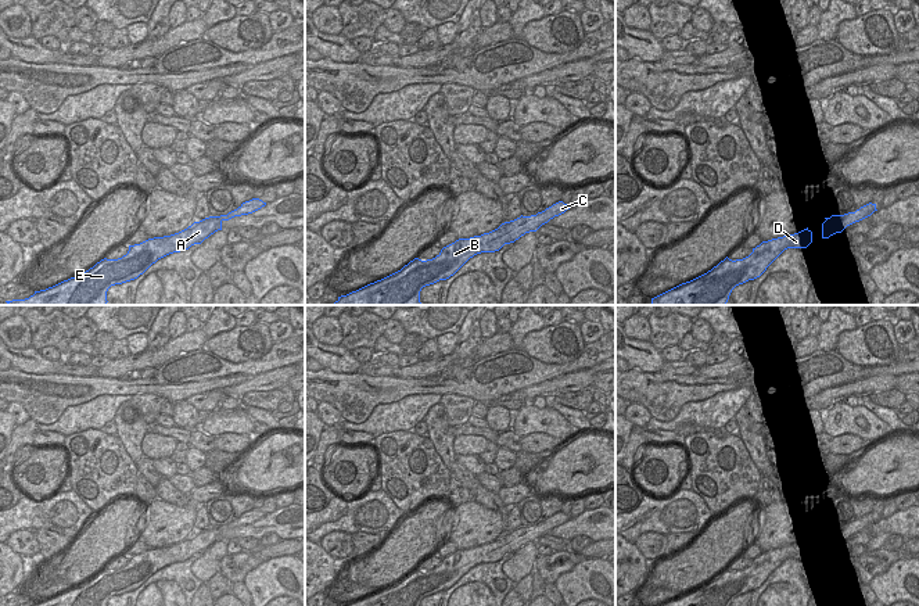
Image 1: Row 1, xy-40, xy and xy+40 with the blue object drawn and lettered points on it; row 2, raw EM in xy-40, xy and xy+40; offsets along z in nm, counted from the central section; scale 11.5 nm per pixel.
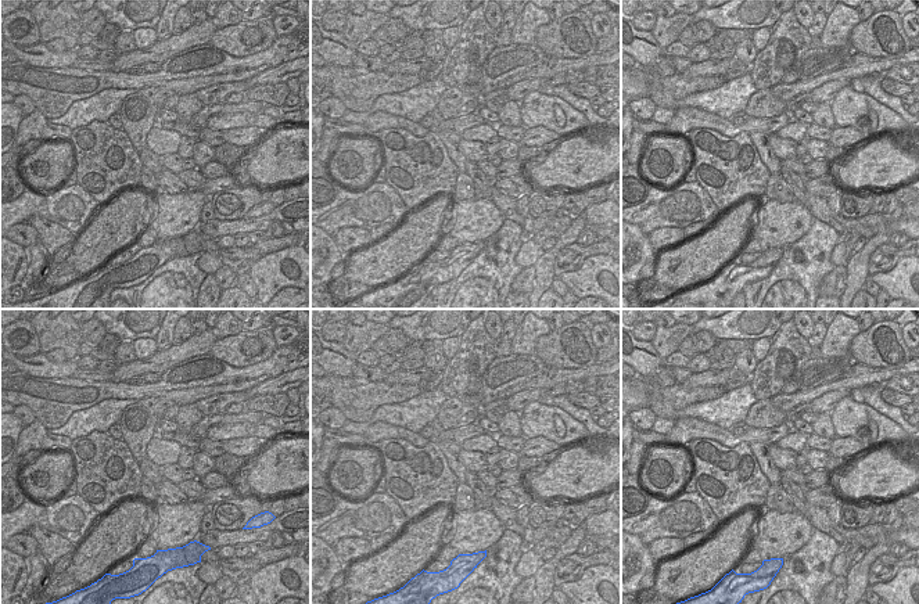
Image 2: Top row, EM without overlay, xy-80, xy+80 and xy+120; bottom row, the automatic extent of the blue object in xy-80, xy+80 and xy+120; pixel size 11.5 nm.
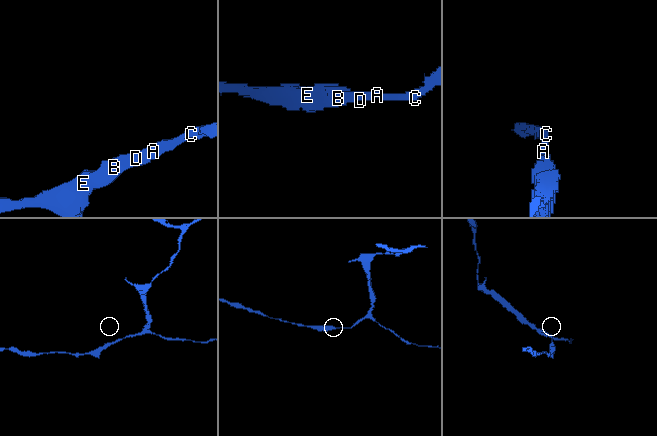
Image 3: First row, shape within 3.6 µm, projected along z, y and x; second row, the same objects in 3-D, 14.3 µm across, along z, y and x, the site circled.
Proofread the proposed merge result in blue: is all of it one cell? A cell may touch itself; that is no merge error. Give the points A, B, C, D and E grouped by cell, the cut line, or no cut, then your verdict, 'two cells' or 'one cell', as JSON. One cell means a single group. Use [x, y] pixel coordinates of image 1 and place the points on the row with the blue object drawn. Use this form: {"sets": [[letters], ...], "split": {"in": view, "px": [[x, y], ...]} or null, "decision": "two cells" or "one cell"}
{"sets": [["A", "B", "C", "D", "E"]], "split": null, "decision": "one cell"}

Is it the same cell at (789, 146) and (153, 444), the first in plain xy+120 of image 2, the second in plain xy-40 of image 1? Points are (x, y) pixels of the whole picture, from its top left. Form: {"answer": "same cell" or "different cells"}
{"answer": "different cells"}

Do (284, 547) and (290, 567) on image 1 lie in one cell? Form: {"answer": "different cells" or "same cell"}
{"answer": "different cells"}

